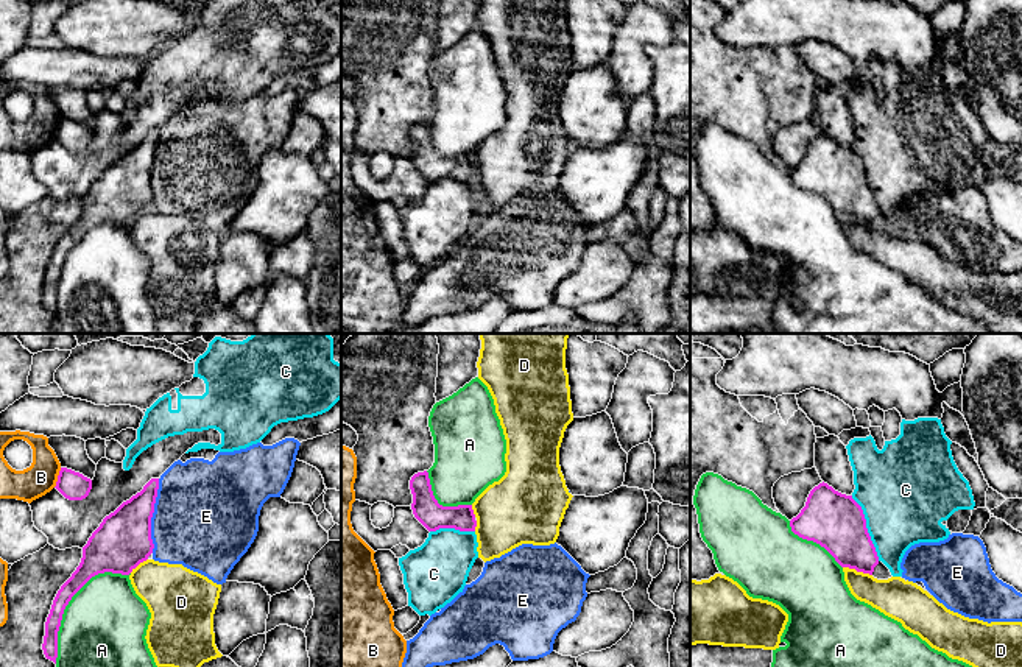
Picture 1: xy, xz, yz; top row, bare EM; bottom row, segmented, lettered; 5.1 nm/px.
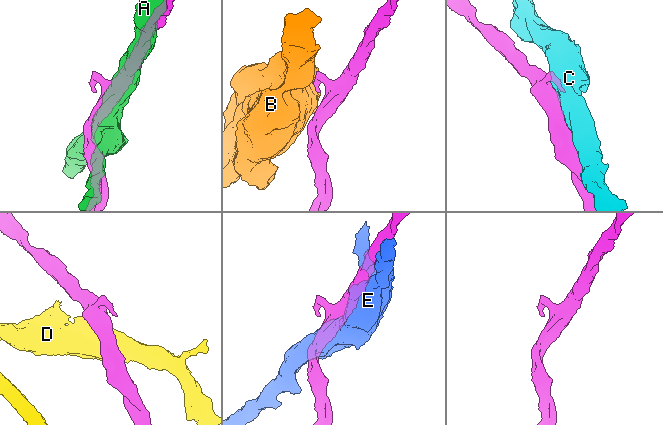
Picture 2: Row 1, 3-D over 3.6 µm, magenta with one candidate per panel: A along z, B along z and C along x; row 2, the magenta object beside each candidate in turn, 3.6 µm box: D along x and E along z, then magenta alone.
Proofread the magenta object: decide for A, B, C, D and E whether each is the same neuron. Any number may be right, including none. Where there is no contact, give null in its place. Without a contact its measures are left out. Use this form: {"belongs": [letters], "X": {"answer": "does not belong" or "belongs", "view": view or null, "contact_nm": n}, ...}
{"belongs": [], "A": {"answer": "does not belong", "view": "xy", "contact_nm": 600}, "B": {"answer": "does not belong", "view": "xy", "contact_nm": 110}, "C": {"answer": "does not belong", "view": "yz", "contact_nm": 360}, "D": {"answer": "does not belong", "view": "yz", "contact_nm": 160}, "E": {"answer": "does not belong", "view": "xy", "contact_nm": 380}}

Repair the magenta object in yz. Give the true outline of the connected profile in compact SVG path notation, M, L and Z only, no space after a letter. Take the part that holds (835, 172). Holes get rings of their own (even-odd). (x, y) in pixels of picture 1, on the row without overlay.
M824 132L810 142L790 178L799 189L824 198L841 218L872 226L879 215L862 157Z

